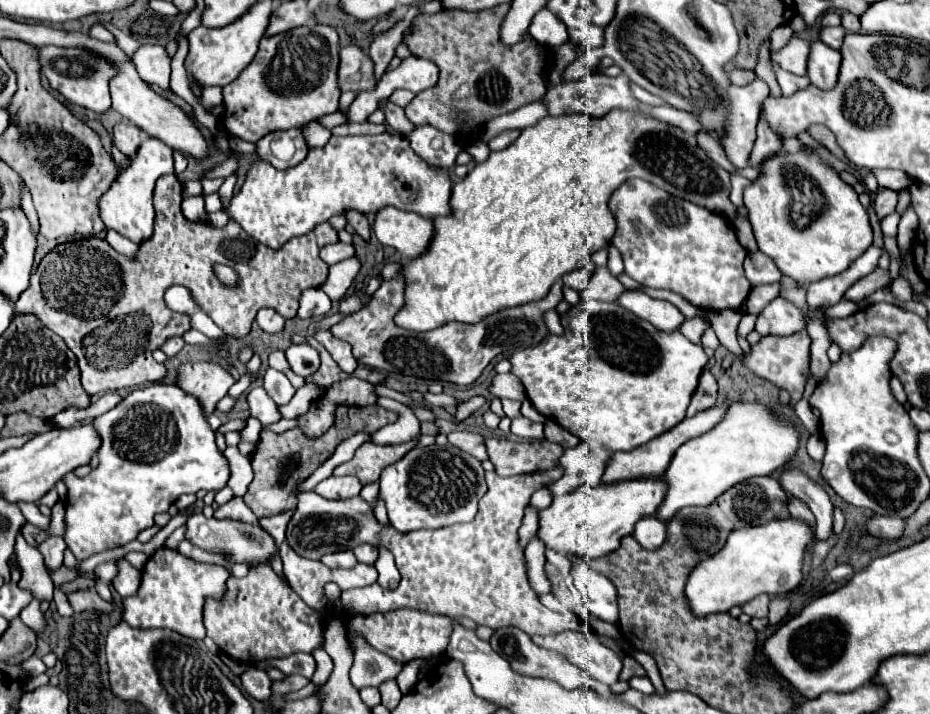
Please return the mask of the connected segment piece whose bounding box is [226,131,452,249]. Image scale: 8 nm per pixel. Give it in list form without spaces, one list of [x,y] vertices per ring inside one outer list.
[[[384,131],[380,135],[366,135],[366,137],[330,137],[328,145],[322,149],[310,149],[308,157],[298,163],[296,167],[278,171],[264,161],[256,161],[246,177],[236,199],[230,201],[226,209],[228,217],[236,221],[254,241],[270,247],[280,249],[292,237],[300,237],[310,233],[316,225],[328,221],[332,215],[342,213],[348,209],[358,209],[360,213],[376,213],[386,205],[394,205],[398,209],[414,211],[422,217],[434,219],[436,215],[450,213],[450,177],[442,171],[430,169],[412,149],[404,135]]]

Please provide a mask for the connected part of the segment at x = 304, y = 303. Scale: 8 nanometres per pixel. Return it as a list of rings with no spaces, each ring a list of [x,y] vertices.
[[[306,289],[299,300],[299,318],[322,318],[332,307],[330,297],[318,289]]]

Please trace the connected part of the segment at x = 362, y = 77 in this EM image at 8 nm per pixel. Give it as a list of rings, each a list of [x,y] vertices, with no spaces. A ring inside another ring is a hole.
[[[354,45],[340,49],[338,63],[338,89],[344,91],[366,91],[374,89],[376,79],[372,71],[370,57]]]

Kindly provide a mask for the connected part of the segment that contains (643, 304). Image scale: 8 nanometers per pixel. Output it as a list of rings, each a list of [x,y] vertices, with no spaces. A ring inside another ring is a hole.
[[[624,291],[622,297],[618,297],[618,303],[624,309],[630,309],[636,317],[642,317],[644,321],[650,321],[656,329],[664,333],[672,333],[680,329],[680,325],[686,321],[686,317],[680,313],[678,307],[674,307],[670,301],[660,301],[644,295],[642,291]]]

